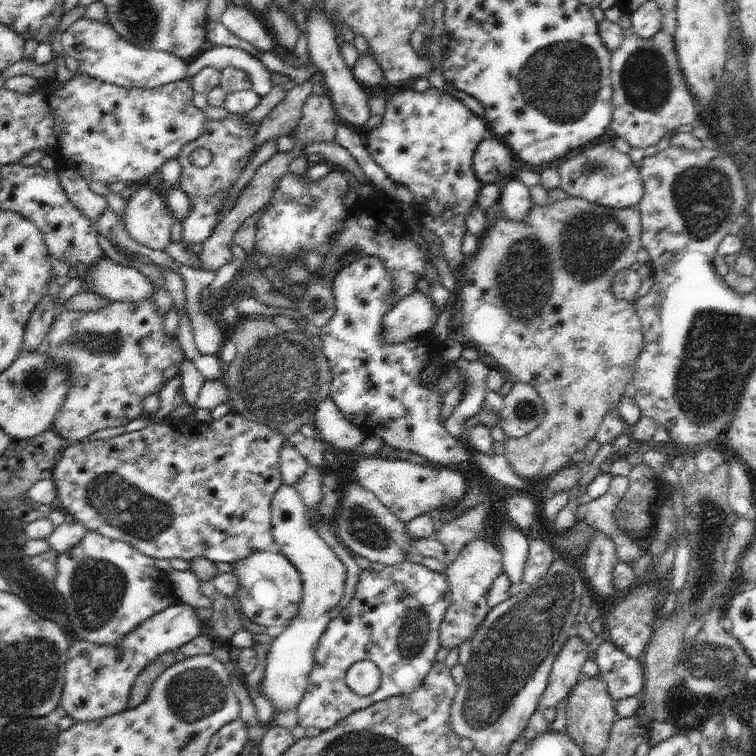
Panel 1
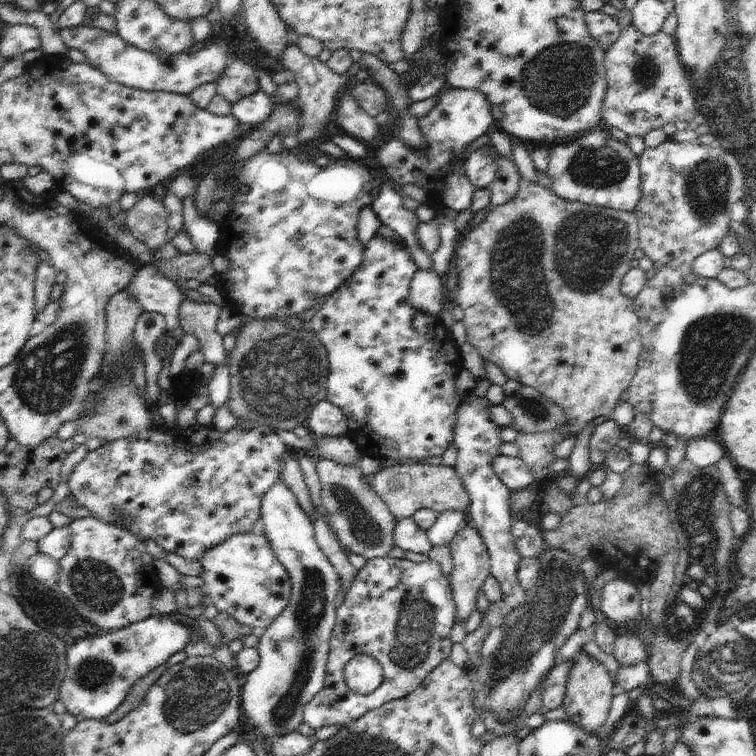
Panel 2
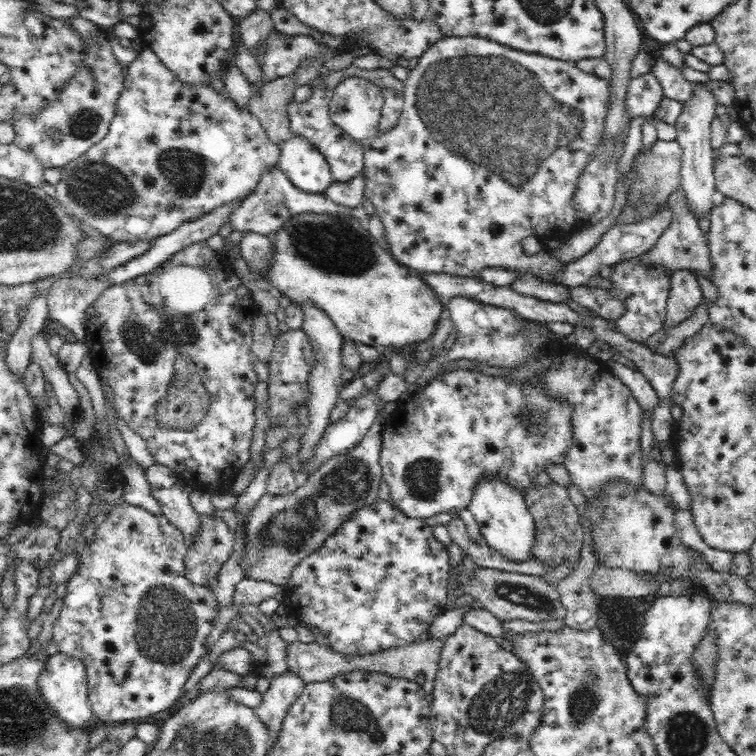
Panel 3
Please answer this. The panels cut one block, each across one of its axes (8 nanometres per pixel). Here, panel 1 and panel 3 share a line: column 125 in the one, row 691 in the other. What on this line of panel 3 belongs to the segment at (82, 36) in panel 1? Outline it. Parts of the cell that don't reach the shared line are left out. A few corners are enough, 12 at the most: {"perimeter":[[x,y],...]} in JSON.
{"perimeter":[[48,656],[40,690],[68,728],[94,716],[82,660]]}

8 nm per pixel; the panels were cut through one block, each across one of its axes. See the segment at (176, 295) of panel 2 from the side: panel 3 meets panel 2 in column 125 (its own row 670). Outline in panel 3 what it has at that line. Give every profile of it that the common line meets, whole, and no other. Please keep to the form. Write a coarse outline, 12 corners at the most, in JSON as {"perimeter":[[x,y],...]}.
{"perimeter":[[288,670],[270,682],[254,712],[268,728],[270,746],[306,682]]}

